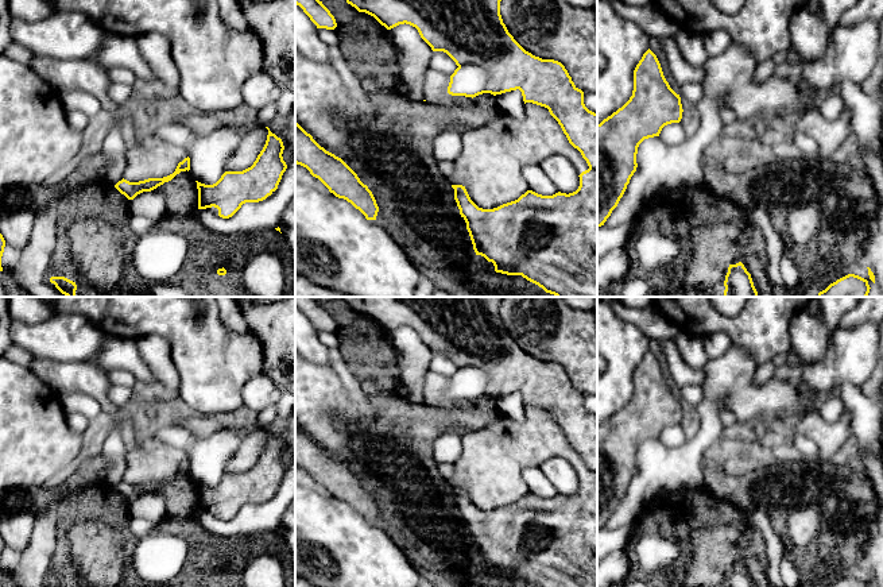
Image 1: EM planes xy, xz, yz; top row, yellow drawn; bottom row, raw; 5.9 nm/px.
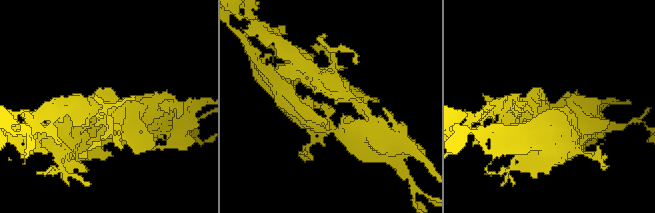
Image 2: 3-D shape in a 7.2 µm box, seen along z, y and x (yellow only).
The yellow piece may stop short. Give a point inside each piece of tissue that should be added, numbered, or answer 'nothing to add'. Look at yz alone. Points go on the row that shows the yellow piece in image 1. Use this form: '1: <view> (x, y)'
nothing to add

